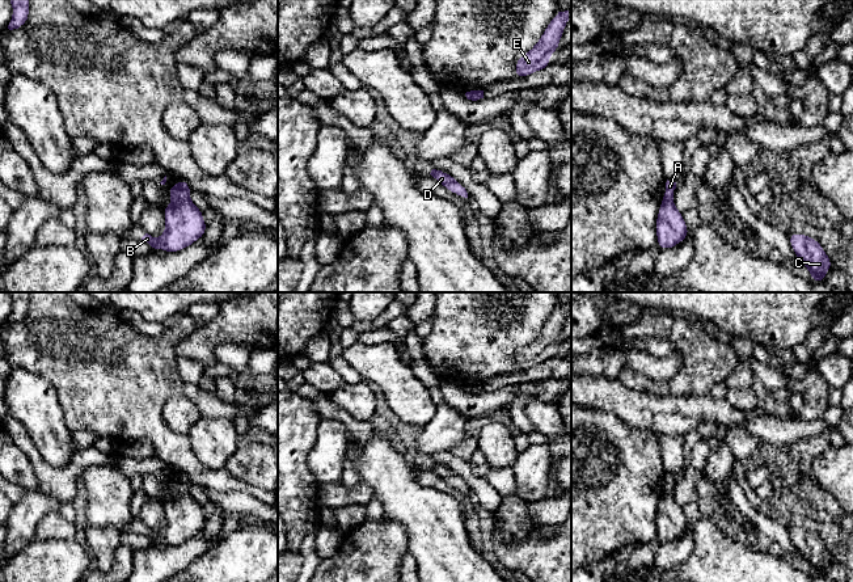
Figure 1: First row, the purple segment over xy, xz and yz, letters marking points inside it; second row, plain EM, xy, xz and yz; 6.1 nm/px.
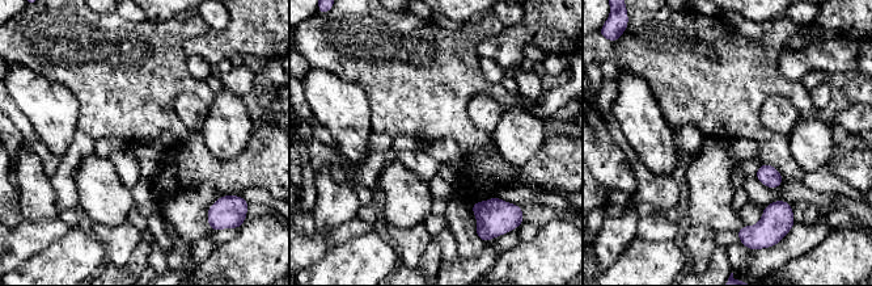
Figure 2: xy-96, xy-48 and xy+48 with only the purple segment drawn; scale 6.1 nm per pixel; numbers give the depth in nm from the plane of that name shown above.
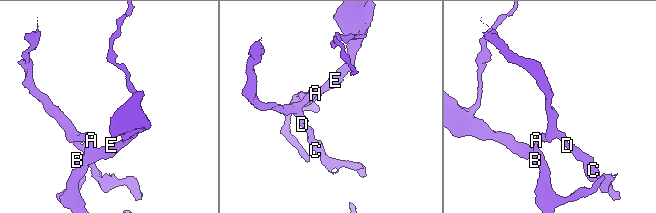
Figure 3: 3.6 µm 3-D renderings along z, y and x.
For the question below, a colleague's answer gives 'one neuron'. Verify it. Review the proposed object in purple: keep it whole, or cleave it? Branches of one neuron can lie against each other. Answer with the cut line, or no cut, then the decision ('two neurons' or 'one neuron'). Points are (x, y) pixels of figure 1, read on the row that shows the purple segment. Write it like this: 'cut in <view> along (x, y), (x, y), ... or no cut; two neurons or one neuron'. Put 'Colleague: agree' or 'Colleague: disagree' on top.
Colleague: disagree
cut in xy along (188, 198), (172, 202); two neurons

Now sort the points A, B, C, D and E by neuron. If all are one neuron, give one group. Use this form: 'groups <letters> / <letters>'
groups A C D / B E

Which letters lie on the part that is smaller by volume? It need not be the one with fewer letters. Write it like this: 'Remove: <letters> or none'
Remove: A, C, D

